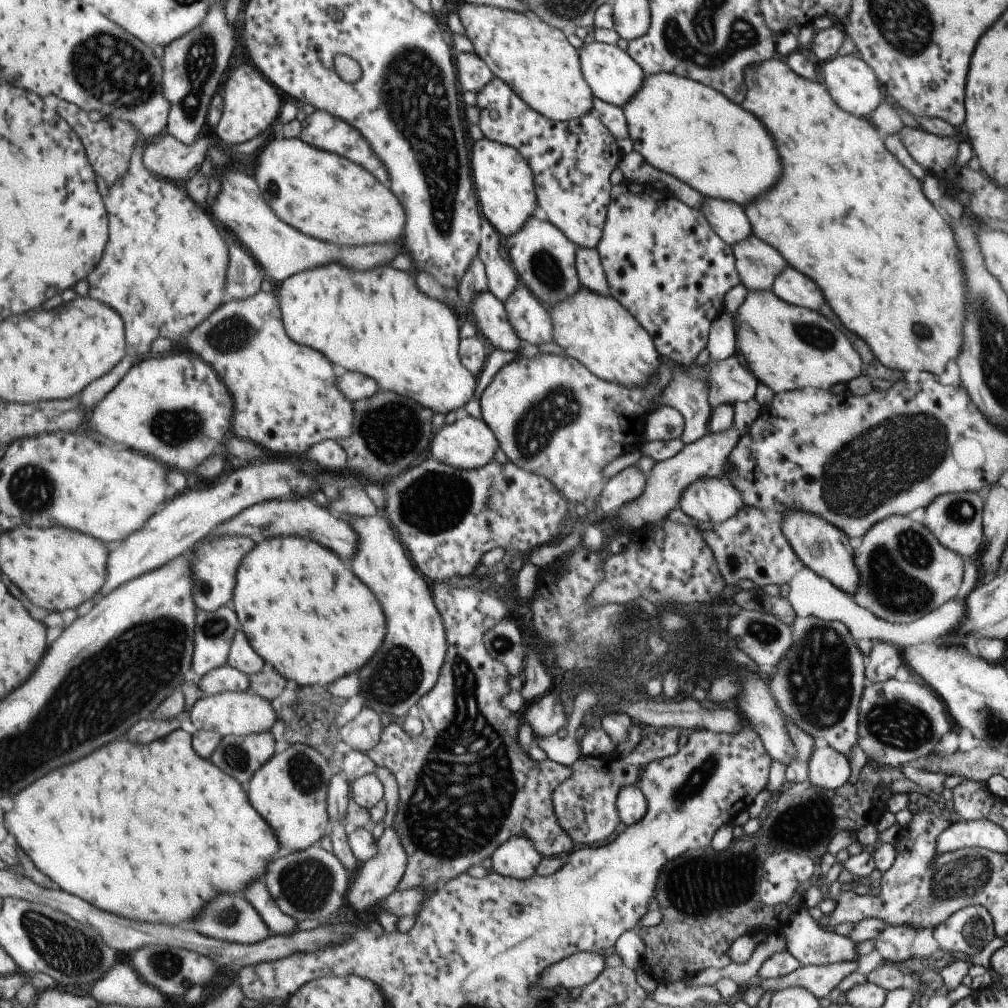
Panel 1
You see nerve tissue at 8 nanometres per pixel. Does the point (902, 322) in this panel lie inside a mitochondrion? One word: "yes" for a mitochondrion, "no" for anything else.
no

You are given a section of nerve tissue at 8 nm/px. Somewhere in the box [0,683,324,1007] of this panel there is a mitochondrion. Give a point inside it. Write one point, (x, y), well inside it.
(70, 950)

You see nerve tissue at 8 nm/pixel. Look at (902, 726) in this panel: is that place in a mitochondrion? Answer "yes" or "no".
yes

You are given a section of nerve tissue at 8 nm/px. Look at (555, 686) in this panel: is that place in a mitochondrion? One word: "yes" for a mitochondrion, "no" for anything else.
no

